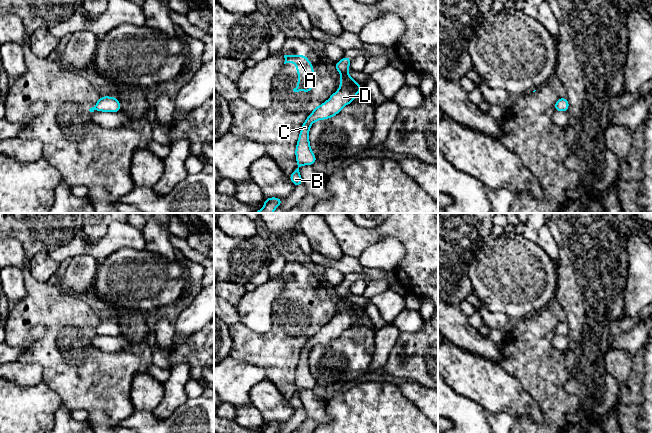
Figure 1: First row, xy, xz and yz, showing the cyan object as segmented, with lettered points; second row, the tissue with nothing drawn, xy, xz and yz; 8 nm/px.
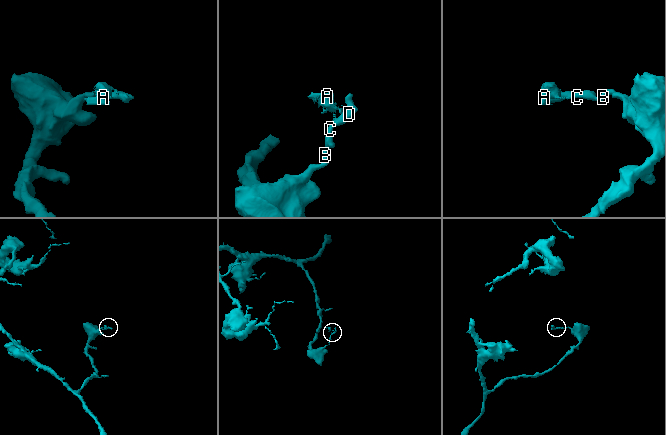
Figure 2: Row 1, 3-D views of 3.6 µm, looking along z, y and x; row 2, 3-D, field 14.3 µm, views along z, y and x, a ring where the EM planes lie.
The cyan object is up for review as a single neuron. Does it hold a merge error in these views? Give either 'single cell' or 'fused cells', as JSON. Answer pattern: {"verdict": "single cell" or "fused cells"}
{"verdict": "fused cells"}

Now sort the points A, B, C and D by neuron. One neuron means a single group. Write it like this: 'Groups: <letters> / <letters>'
Groups: A / B C D

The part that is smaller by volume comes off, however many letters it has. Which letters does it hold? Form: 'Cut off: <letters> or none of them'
Cut off: A

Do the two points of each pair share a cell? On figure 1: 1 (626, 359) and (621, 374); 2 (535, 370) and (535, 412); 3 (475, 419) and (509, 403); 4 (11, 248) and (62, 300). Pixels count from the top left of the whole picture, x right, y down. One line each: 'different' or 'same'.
1: same
2: different
3: different
4: different

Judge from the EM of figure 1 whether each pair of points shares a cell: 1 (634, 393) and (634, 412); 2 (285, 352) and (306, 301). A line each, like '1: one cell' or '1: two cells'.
1: two cells
2: one cell

